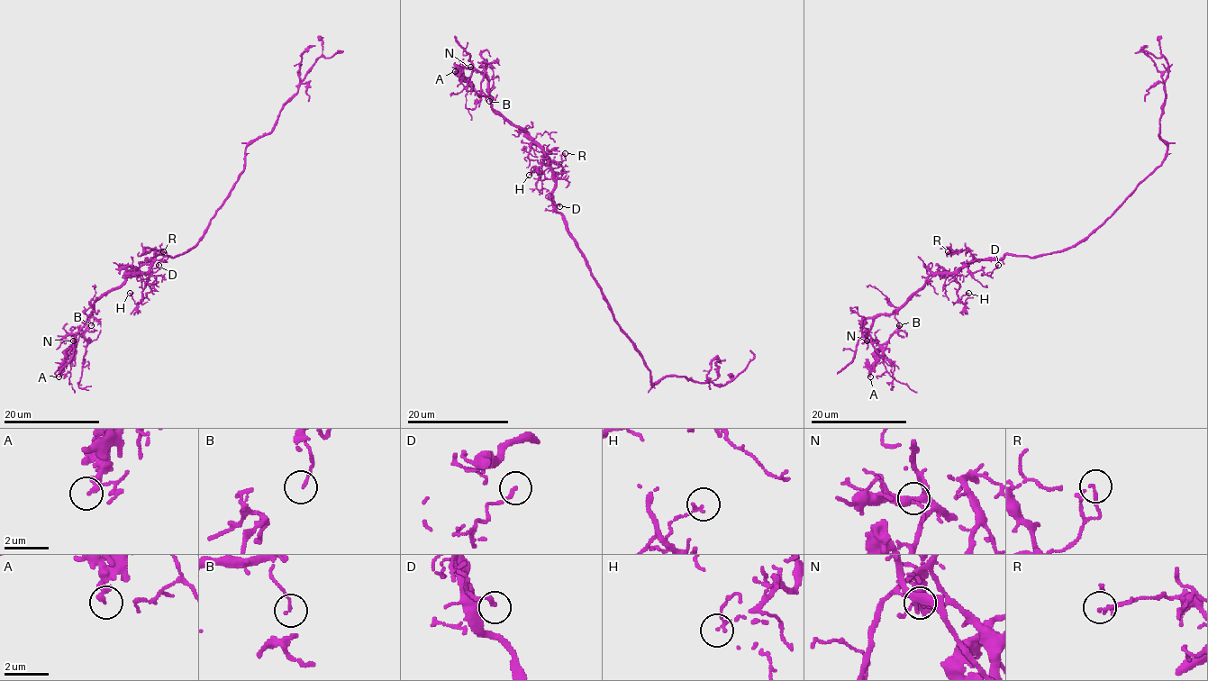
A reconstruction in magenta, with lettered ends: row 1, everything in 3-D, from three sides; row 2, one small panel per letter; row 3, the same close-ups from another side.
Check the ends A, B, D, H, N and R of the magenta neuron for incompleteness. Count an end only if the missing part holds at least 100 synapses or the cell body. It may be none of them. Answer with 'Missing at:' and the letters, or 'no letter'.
Missing at: no letter

